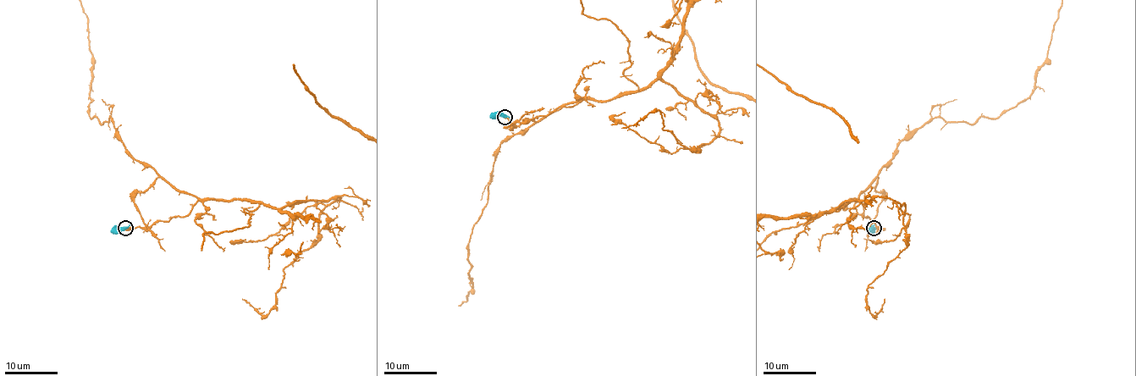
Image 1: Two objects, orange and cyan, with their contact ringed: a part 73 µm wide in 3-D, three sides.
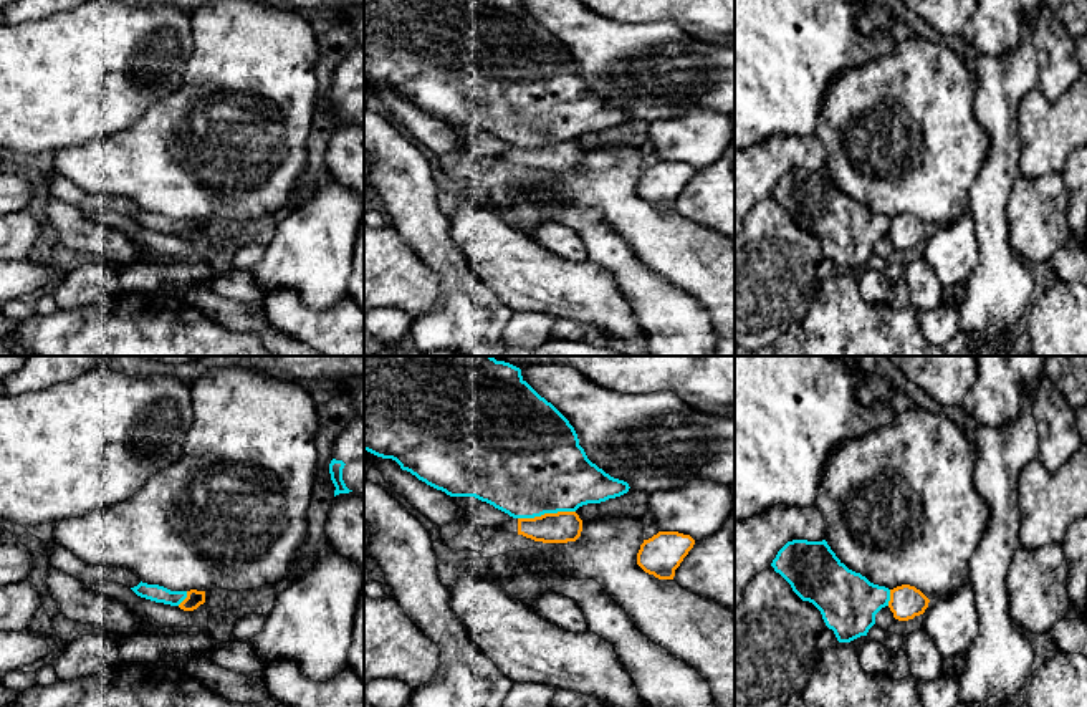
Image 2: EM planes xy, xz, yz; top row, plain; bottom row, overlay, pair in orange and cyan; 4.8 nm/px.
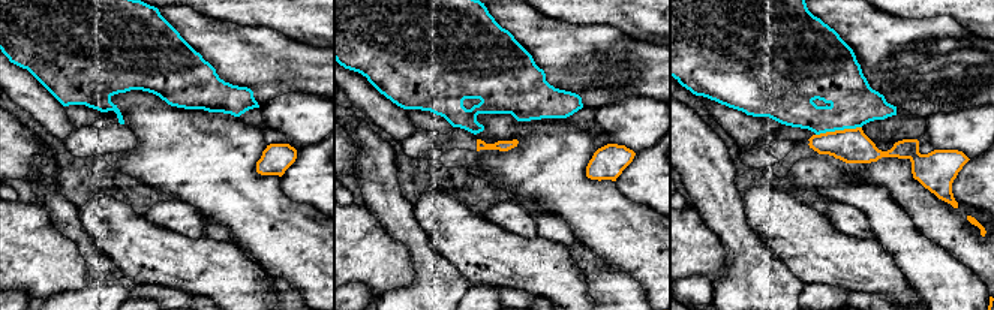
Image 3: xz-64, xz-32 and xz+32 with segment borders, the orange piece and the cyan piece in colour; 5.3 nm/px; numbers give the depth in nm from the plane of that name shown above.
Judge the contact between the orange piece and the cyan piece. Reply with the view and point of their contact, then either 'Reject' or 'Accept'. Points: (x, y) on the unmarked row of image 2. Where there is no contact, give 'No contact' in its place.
Touches orange at xz (546, 143). Reject

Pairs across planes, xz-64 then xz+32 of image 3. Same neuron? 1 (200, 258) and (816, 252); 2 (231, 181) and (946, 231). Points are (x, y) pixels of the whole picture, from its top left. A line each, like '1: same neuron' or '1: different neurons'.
1: same neuron
2: same neuron

